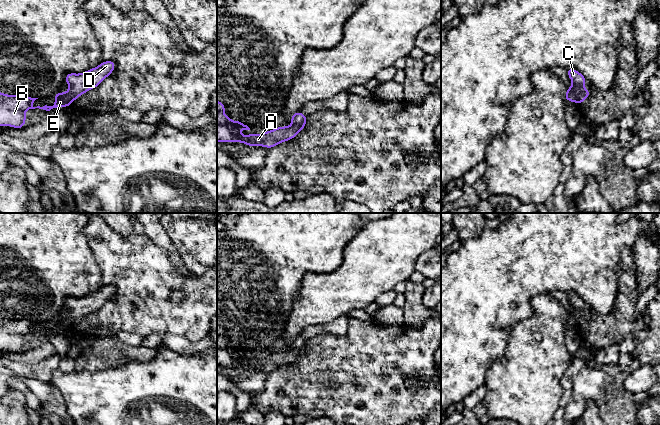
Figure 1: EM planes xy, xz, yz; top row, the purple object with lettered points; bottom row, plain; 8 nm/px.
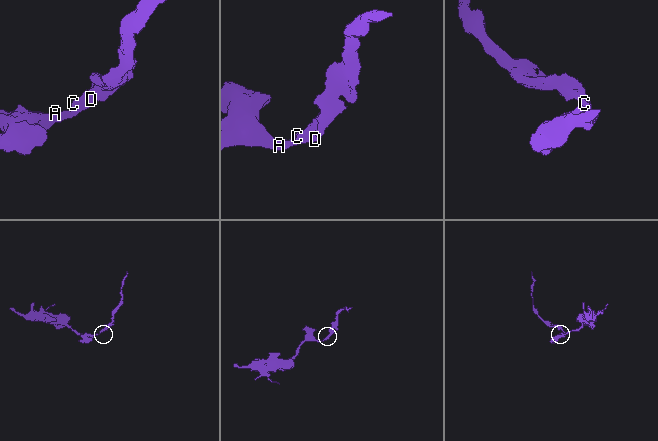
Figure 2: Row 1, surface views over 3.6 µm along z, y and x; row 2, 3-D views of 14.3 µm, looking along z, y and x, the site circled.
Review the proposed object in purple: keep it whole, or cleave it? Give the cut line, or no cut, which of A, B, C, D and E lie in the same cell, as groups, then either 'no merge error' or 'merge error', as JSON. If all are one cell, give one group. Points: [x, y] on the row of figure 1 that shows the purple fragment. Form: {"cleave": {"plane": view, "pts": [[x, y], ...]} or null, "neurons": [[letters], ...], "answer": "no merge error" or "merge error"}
{"cleave": null, "neurons": [["A", "B", "C", "D", "E"]], "answer": "no merge error"}

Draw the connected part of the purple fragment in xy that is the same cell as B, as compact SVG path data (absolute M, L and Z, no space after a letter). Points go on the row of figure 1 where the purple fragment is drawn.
M113 61L102 62L98 67L90 69L81 74L69 73L65 80L69 89L65 93L55 93L56 97L53 106L33 107L32 103L38 98L31 98L25 95L6 95L0 92L0 126L7 125L13 128L23 128L25 111L28 109L43 109L50 111L57 107L67 107L83 93L97 87L115 69Z

